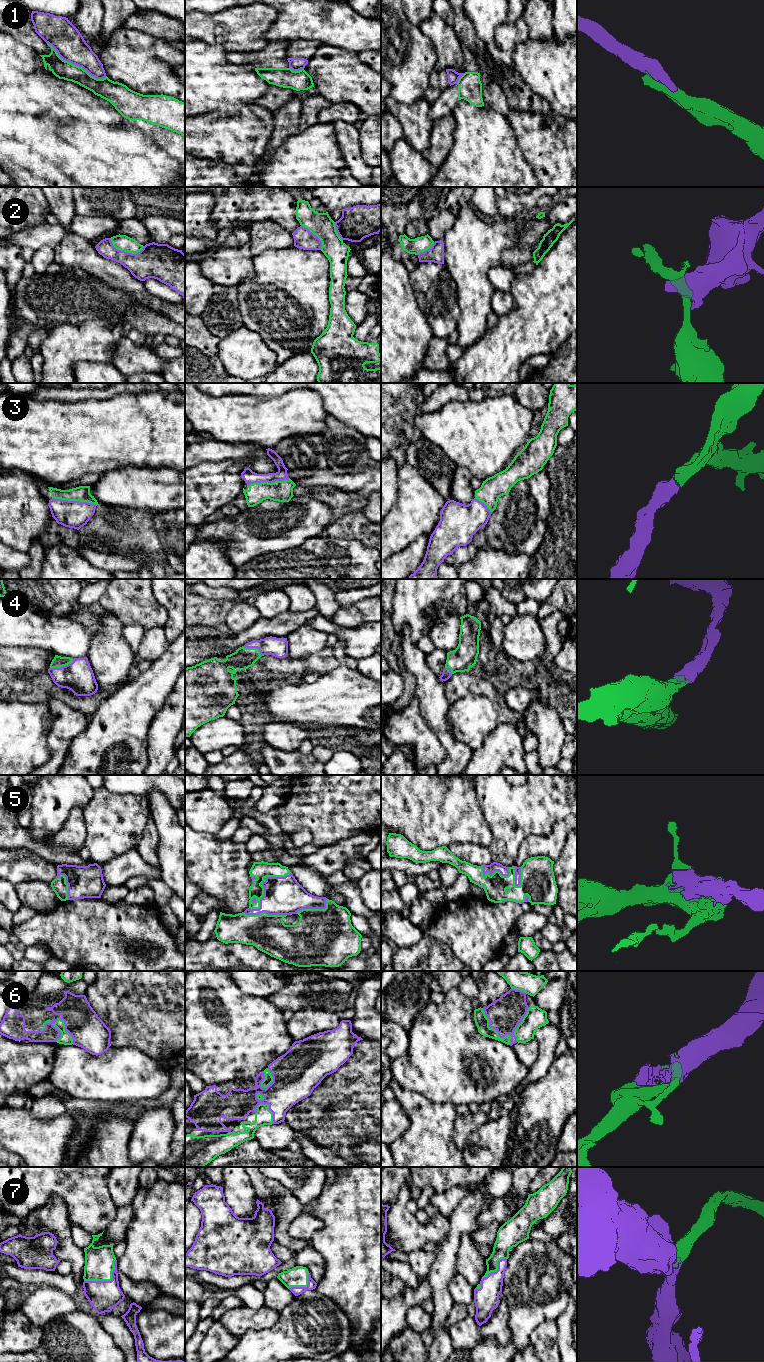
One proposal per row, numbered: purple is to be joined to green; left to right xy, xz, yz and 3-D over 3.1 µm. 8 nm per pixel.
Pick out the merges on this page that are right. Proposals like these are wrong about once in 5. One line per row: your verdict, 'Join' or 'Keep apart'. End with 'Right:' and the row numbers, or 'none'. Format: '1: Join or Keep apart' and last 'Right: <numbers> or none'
1: Keep apart
2: Keep apart
3: Join
4: Join
5: Join
6: Join
7: Join
Right: 3, 4, 5, 6, 7

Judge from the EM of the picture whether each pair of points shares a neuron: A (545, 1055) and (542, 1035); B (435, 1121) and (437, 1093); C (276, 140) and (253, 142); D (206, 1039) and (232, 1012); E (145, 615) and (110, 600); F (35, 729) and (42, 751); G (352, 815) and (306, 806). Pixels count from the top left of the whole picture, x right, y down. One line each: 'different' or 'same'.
A: same
B: different
C: different
D: same
E: same
F: same
G: same

